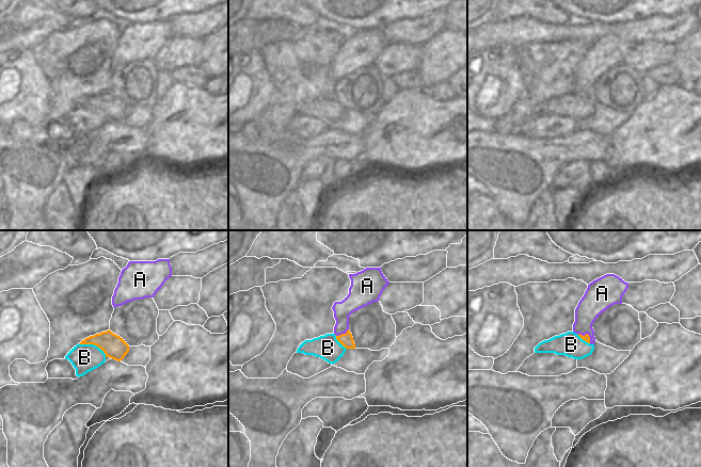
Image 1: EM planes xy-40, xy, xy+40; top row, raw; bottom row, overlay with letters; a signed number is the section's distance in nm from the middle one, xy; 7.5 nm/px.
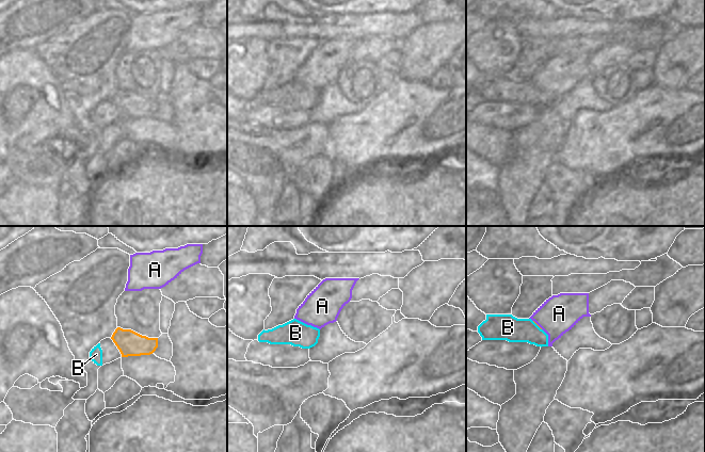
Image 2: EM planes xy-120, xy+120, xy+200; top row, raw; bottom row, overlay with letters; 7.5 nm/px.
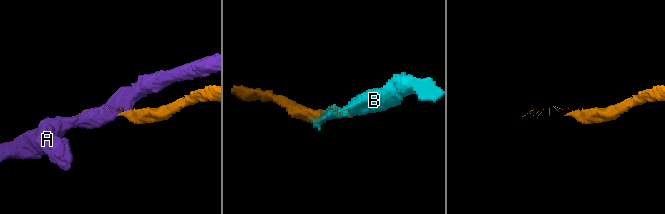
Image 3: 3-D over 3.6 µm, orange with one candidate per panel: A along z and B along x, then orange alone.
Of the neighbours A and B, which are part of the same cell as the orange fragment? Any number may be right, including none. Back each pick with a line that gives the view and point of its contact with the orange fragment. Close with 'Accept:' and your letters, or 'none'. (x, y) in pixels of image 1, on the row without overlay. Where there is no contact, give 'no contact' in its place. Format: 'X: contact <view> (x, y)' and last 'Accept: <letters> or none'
B: contact xy-40 (93, 105)
Accept: B

